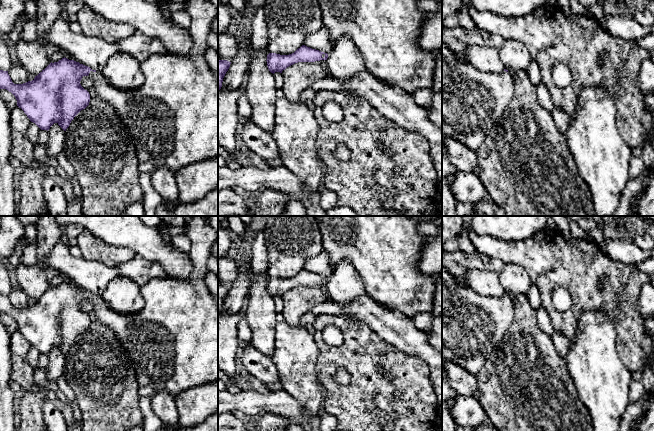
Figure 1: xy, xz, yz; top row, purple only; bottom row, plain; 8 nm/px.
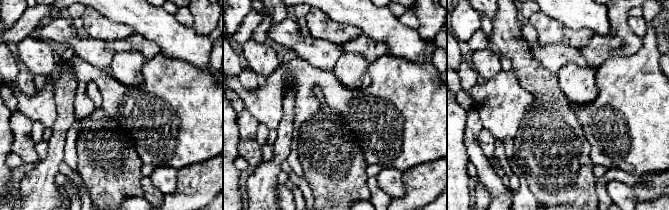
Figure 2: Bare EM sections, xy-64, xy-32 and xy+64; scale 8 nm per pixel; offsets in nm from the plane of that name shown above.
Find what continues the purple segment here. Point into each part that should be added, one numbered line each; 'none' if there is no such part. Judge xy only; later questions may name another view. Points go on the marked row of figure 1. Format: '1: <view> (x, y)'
1: xy (172, 118)

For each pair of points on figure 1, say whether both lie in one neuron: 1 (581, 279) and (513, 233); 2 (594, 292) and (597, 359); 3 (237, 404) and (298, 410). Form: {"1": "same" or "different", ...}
{"1": "different", "2": "different", "3": "same"}

